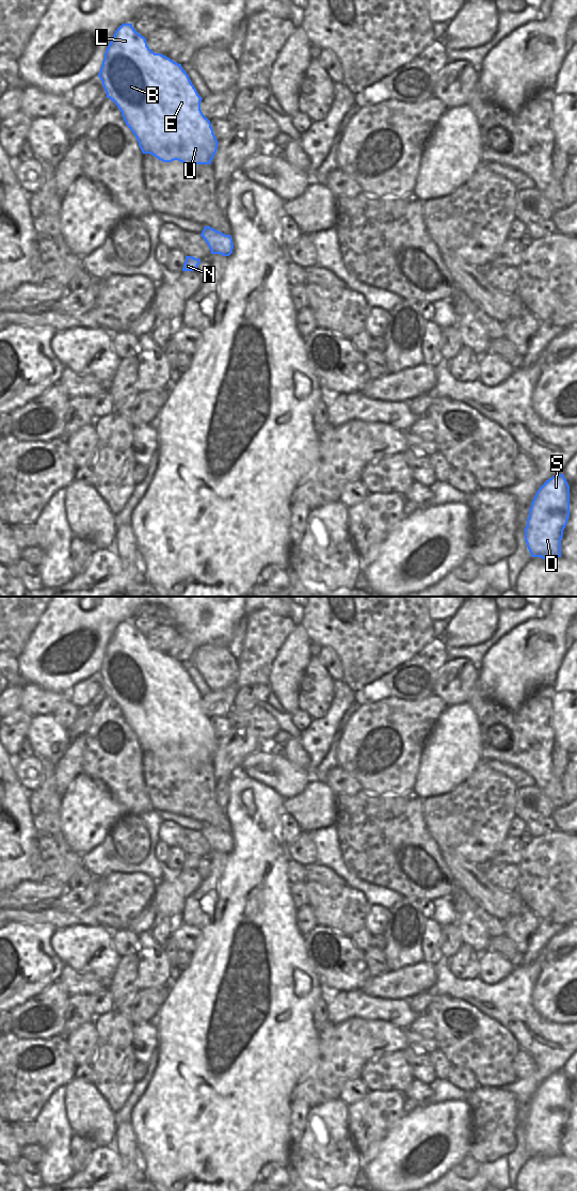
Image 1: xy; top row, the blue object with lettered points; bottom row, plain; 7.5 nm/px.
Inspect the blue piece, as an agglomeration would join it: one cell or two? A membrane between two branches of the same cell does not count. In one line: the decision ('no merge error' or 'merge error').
no merge error

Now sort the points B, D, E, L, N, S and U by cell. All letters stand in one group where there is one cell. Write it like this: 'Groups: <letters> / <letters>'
Groups: B D E L N S U.

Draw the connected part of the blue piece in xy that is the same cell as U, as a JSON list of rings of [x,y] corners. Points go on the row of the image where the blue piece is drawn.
[[[123,23],[115,31],[98,77],[107,98],[122,112],[143,154],[150,154],[163,162],[178,160],[185,164],[211,164],[219,142],[210,121],[201,110],[203,98],[181,64],[155,53],[132,23]]]

